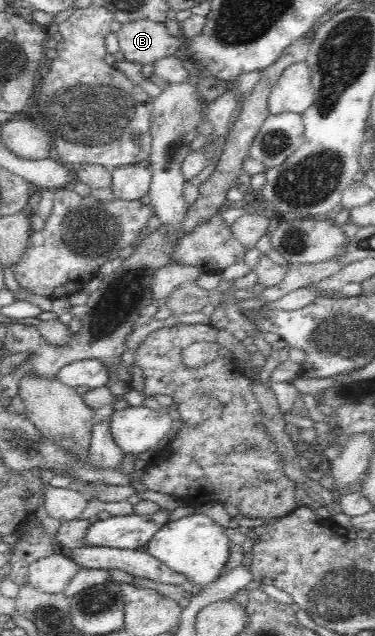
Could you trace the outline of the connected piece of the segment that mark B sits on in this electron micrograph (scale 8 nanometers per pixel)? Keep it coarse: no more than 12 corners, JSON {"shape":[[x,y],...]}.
{"shape":[[126,22],[115,33],[126,61],[153,64],[183,43],[163,22]]}

